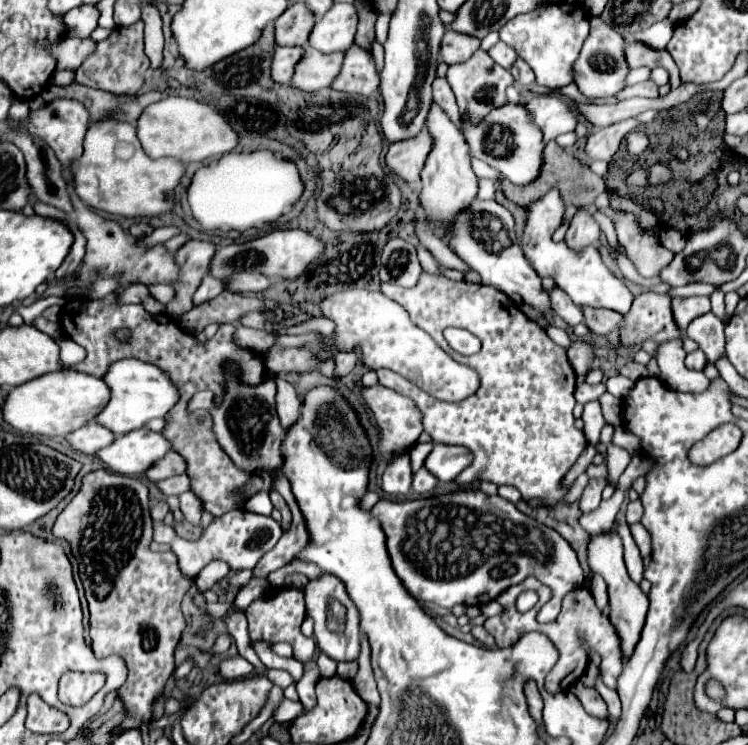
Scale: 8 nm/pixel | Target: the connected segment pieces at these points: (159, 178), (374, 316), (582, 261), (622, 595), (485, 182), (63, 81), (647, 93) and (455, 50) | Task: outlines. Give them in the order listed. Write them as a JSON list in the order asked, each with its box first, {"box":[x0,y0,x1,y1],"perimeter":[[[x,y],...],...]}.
[{"box":[71,119,185,217],"perimeter":[[[103,119],[101,123],[91,123],[85,135],[85,145],[83,145],[83,155],[79,159],[75,159],[75,165],[71,163],[71,177],[73,177],[73,185],[75,185],[75,193],[77,197],[87,203],[93,209],[99,209],[103,213],[109,215],[121,215],[121,217],[155,217],[159,213],[167,213],[171,211],[171,195],[173,189],[179,185],[183,173],[185,173],[185,165],[177,159],[151,159],[145,155],[145,151],[141,149],[141,143],[137,139],[135,127],[131,123],[115,123],[115,119]]]},{"box":[319,289,477,401],"perimeter":[[[363,289],[335,293],[319,301],[319,309],[323,317],[335,323],[335,349],[359,351],[359,361],[363,367],[371,371],[391,369],[441,401],[461,401],[477,391],[477,373],[471,367],[453,361],[423,329],[409,319],[407,311],[399,303],[387,299],[381,291]]]},{"box":[521,189,633,313],"perimeter":[[[551,189],[543,199],[535,201],[527,209],[527,227],[523,233],[521,247],[525,251],[525,257],[533,265],[533,269],[541,277],[553,277],[557,287],[561,287],[575,305],[589,305],[589,307],[605,307],[613,309],[617,313],[627,313],[633,303],[633,293],[625,287],[623,281],[619,281],[601,261],[601,255],[595,247],[585,247],[581,253],[571,251],[565,243],[555,243],[553,233],[561,223],[563,217],[563,201],[557,189]]]},{"box":[589,531,649,661],"perimeter":[[[615,531],[591,537],[589,565],[591,565],[593,573],[599,573],[607,583],[609,619],[611,619],[611,625],[615,627],[617,635],[621,637],[619,643],[623,647],[623,661],[627,661],[633,655],[633,649],[641,639],[641,629],[643,629],[645,615],[647,615],[649,609],[649,598],[647,594],[639,589],[639,585],[633,583],[631,577],[627,575],[627,569],[625,569],[625,563],[623,563],[623,545],[621,545],[621,539]]]},{"box":[477,179,495,199],"perimeter":[[[479,179],[479,193],[477,193],[477,197],[493,199],[493,195],[495,195],[495,183],[491,179]]]},{"box":[53,69,75,85],"perimeter":[[[65,69],[65,71],[55,71],[53,73],[53,83],[55,85],[71,85],[75,81],[75,69]]]},{"box":[615,69,659,101],"perimeter":[[[649,69],[649,79],[647,79],[647,81],[641,81],[641,83],[627,86],[625,89],[617,93],[615,98],[618,101],[642,96],[645,96],[645,98],[657,98],[659,96],[659,87],[653,81],[651,81],[650,72],[651,69]]]},{"box":[439,31,479,65],"perimeter":[[[447,31],[443,35],[443,43],[441,43],[441,53],[439,53],[439,61],[447,63],[447,65],[455,65],[455,63],[463,63],[465,59],[469,59],[477,49],[479,49],[479,39],[463,35],[463,33],[455,33],[455,31]]]}]

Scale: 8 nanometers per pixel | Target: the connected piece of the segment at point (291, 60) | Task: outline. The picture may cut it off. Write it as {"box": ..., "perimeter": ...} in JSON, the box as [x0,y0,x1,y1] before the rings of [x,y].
{"box":[271,47,303,85],"perimeter":[[[275,47],[271,61],[271,79],[279,85],[287,85],[293,75],[295,63],[303,57],[303,49],[299,47]]]}

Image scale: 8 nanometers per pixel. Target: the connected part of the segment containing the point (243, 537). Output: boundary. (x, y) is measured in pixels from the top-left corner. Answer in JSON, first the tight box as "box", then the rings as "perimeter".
{"box":[163,509,283,579],"perimeter":[[[237,509],[231,513],[225,513],[223,517],[213,519],[213,523],[203,531],[203,535],[197,541],[191,543],[181,543],[183,537],[179,539],[167,539],[163,543],[173,545],[173,551],[179,559],[179,569],[185,577],[193,579],[211,559],[223,559],[229,563],[229,567],[233,571],[241,571],[241,569],[253,569],[257,565],[257,561],[271,551],[271,547],[275,547],[275,543],[279,541],[279,535],[283,535],[279,523],[273,517],[265,517],[265,515],[257,515],[251,513],[247,509]]]}

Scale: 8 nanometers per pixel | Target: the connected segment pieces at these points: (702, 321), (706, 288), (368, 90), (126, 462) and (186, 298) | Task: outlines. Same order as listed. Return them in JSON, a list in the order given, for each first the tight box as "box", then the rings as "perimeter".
[{"box":[686,313,726,364],"perimeter":[[[705,313],[693,319],[686,329],[686,337],[693,339],[699,345],[711,364],[715,364],[725,355],[726,342],[723,327],[725,325],[713,313]]]},{"box":[671,285,715,297],"perimeter":[[[683,285],[683,287],[673,287],[671,297],[691,297],[691,295],[711,295],[715,291],[713,285]]]},{"box":[331,45,379,97],"perimeter":[[[359,45],[349,47],[343,57],[343,67],[335,77],[335,83],[331,83],[331,89],[367,97],[375,95],[379,91],[379,75],[375,71],[373,55]]]},{"box":[95,427,171,477],"perimeter":[[[141,427],[115,437],[111,445],[99,449],[95,455],[109,471],[133,477],[145,473],[167,451],[171,451],[171,445],[163,435]]]},{"box":[167,241,217,317],"perimeter":[[[187,241],[173,253],[175,263],[179,265],[179,279],[175,279],[175,299],[167,305],[167,313],[173,317],[183,315],[189,311],[191,297],[197,291],[201,279],[209,275],[211,257],[215,255],[217,247],[209,241]]]}]

